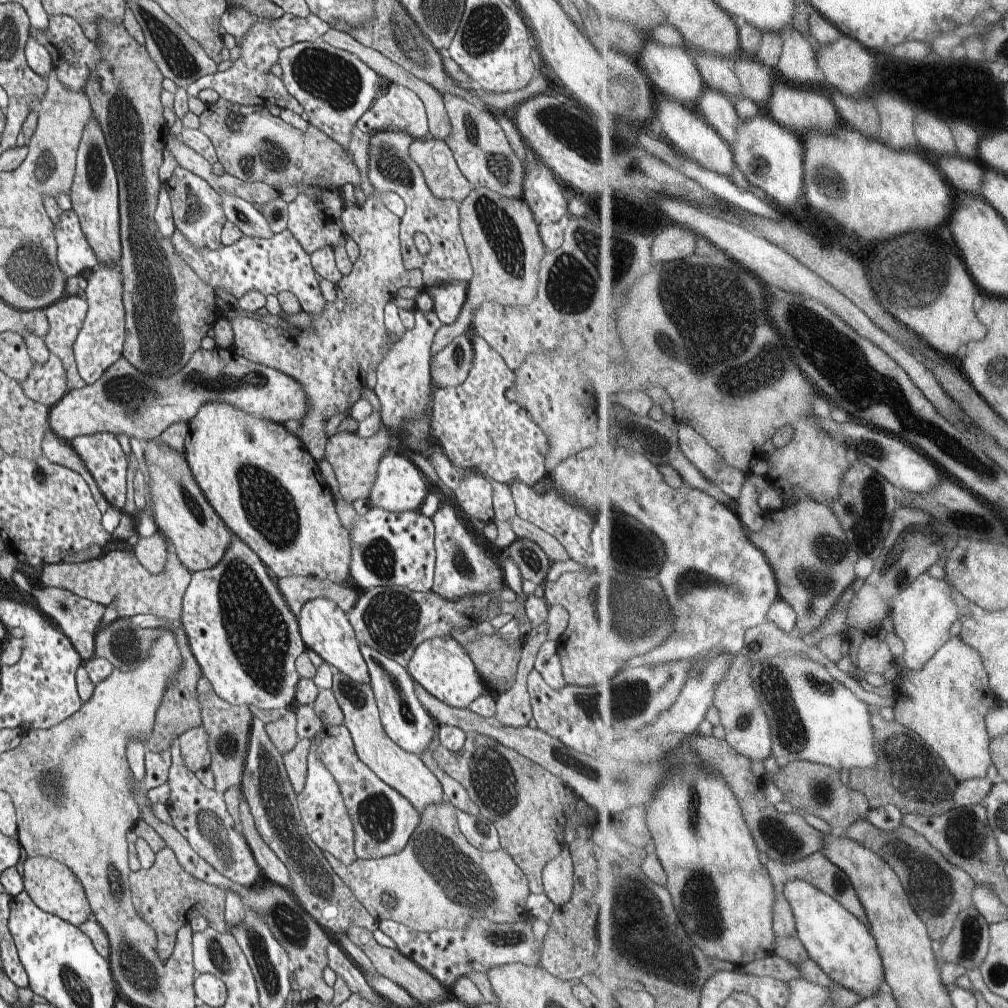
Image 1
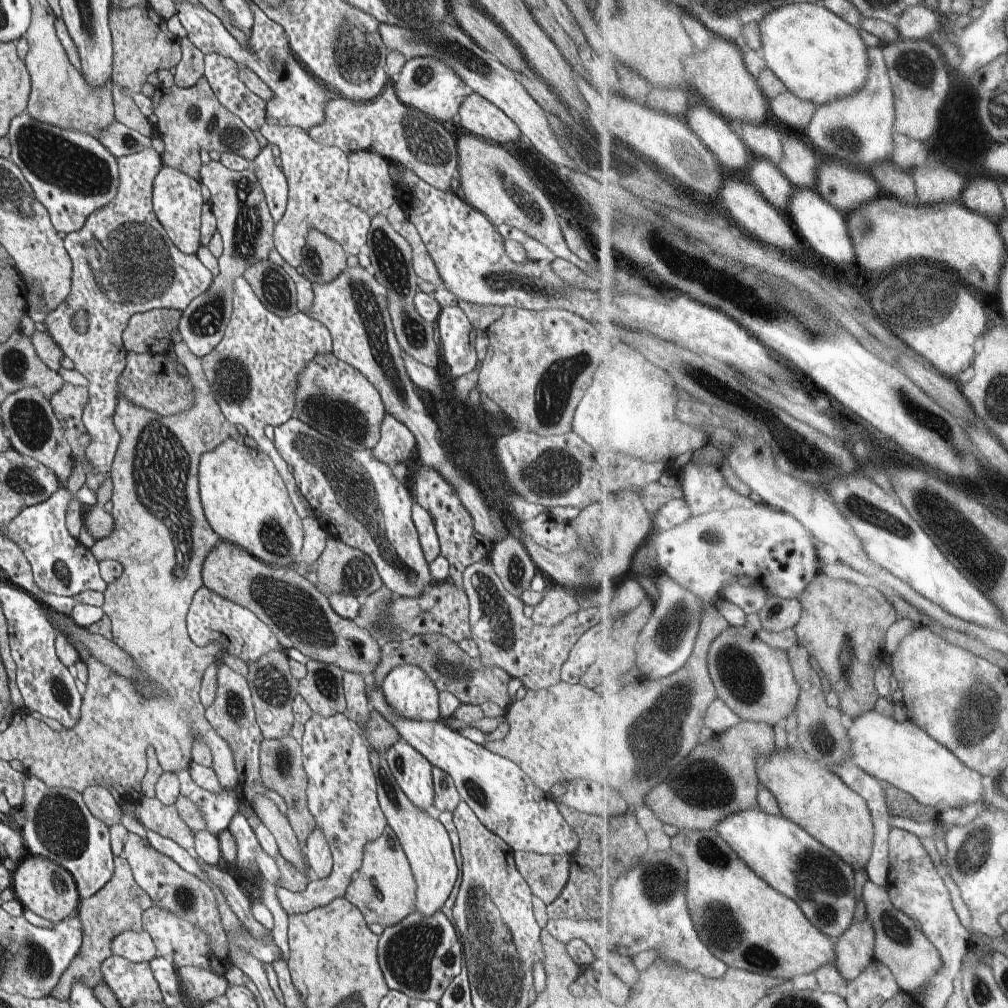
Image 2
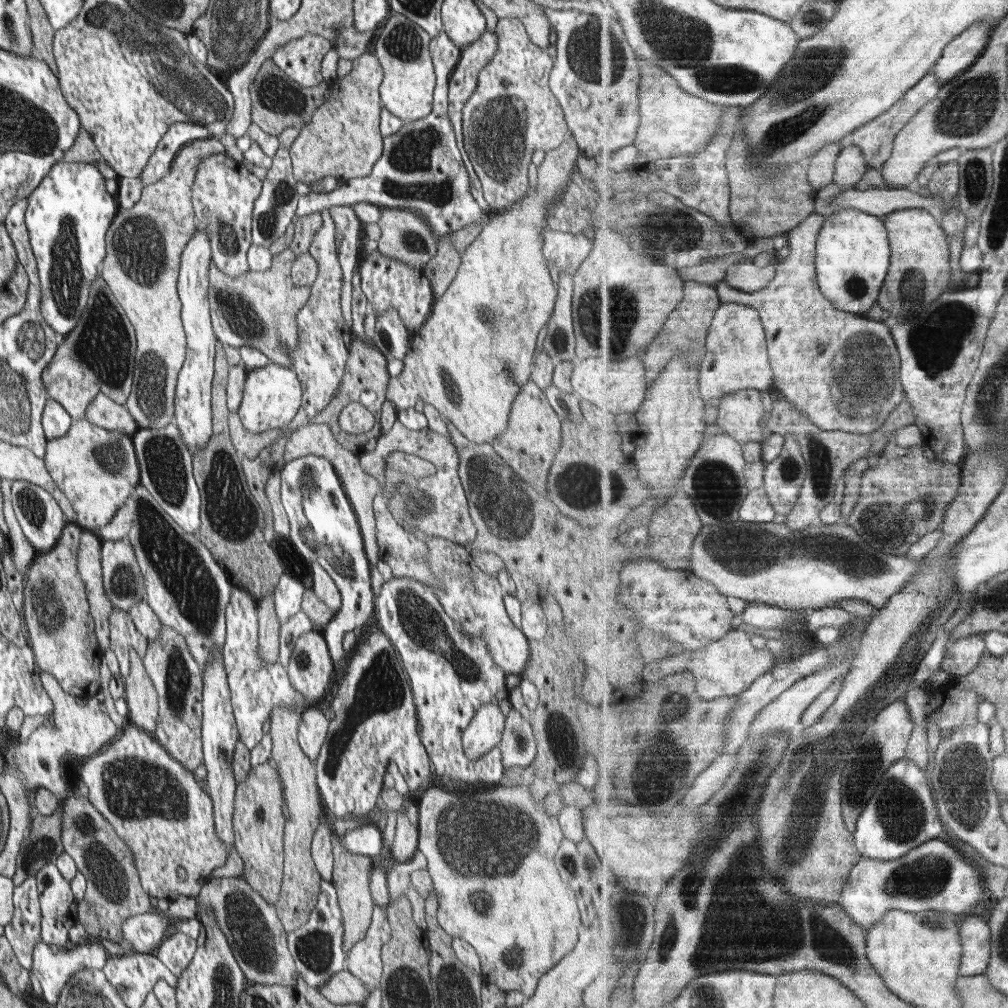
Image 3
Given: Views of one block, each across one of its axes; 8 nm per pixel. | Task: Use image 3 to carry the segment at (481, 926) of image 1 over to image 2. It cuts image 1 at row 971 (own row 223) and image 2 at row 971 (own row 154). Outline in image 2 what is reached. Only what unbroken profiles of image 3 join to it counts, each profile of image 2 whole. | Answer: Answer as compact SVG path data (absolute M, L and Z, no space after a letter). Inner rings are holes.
M442 909L430 916L414 910L408 918L386 927L378 939L377 955L389 989L437 1003L452 979L462 972L465 960L457 930Z

